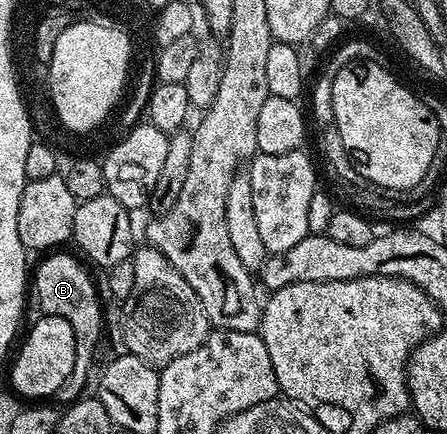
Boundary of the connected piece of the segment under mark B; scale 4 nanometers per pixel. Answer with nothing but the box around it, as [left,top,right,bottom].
[33,251,104,407]

